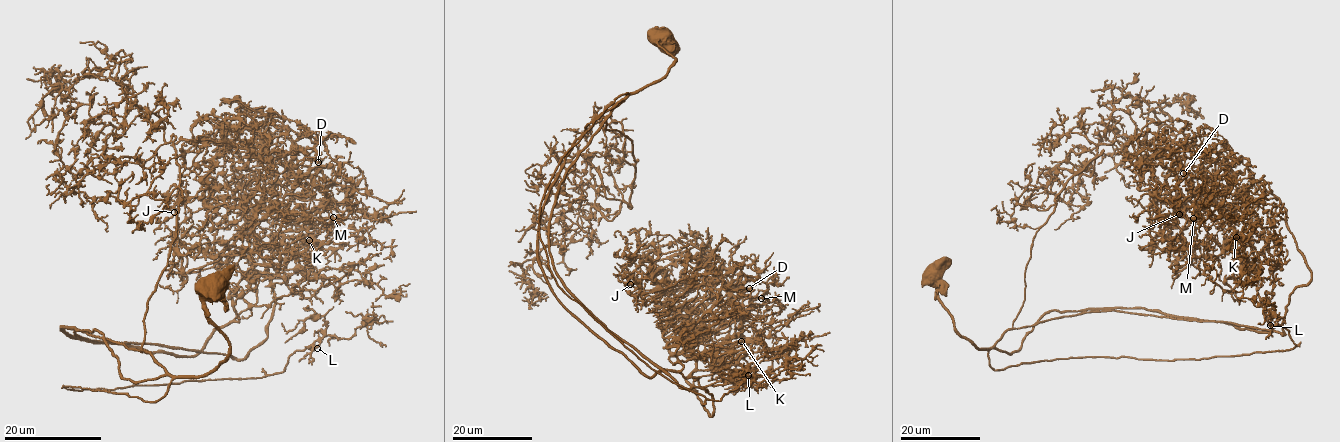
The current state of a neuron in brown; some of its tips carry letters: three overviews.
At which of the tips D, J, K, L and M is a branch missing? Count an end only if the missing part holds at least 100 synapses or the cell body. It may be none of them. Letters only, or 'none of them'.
K

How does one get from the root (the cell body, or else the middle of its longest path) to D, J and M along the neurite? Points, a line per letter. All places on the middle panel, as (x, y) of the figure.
D: (663, 33), (668, 71), (567, 156), (538, 263), (648, 376), (679, 370), (663, 348), (749, 288)
J: (663, 33), (675, 61), (586, 126), (537, 252), (642, 372), (679, 370), (667, 345), (717, 294), (630, 284)
M: (663, 33), (668, 71), (567, 156), (538, 263), (648, 376), (739, 335), (742, 302), (761, 298)

